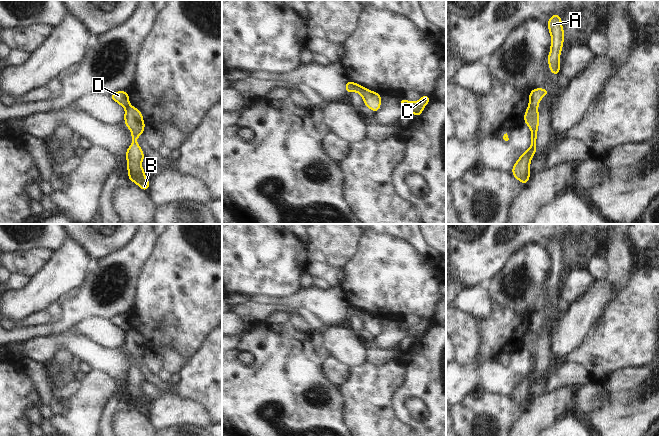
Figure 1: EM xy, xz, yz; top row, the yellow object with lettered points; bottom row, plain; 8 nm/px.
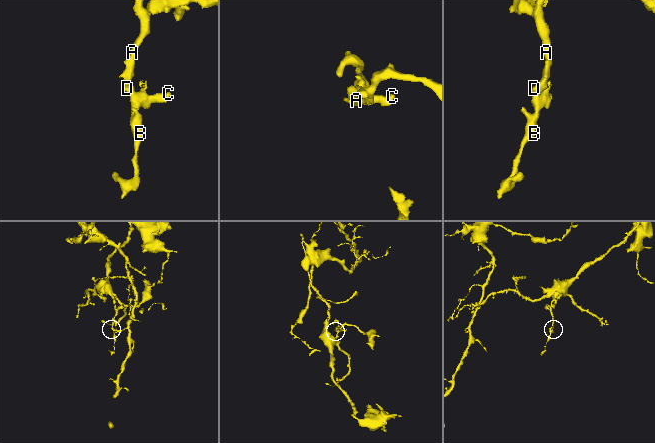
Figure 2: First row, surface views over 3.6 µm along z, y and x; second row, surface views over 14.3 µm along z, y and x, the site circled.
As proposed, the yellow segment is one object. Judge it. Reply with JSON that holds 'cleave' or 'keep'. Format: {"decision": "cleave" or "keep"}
{"decision": "cleave"}

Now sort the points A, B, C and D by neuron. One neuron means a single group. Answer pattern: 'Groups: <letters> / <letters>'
Groups: A D / B C

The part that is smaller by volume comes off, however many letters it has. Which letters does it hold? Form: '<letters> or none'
B, C

